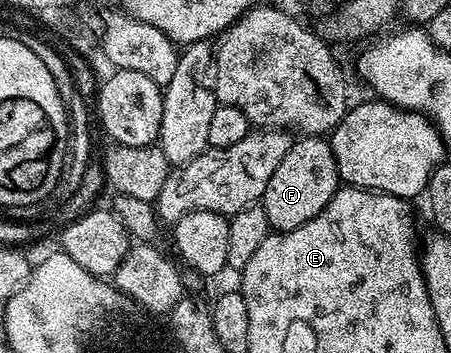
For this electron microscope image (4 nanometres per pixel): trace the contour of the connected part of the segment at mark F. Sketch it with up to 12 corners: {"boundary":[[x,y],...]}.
{"boundary":[[295,139],[260,199],[273,231],[298,228],[340,188],[329,141]]}

